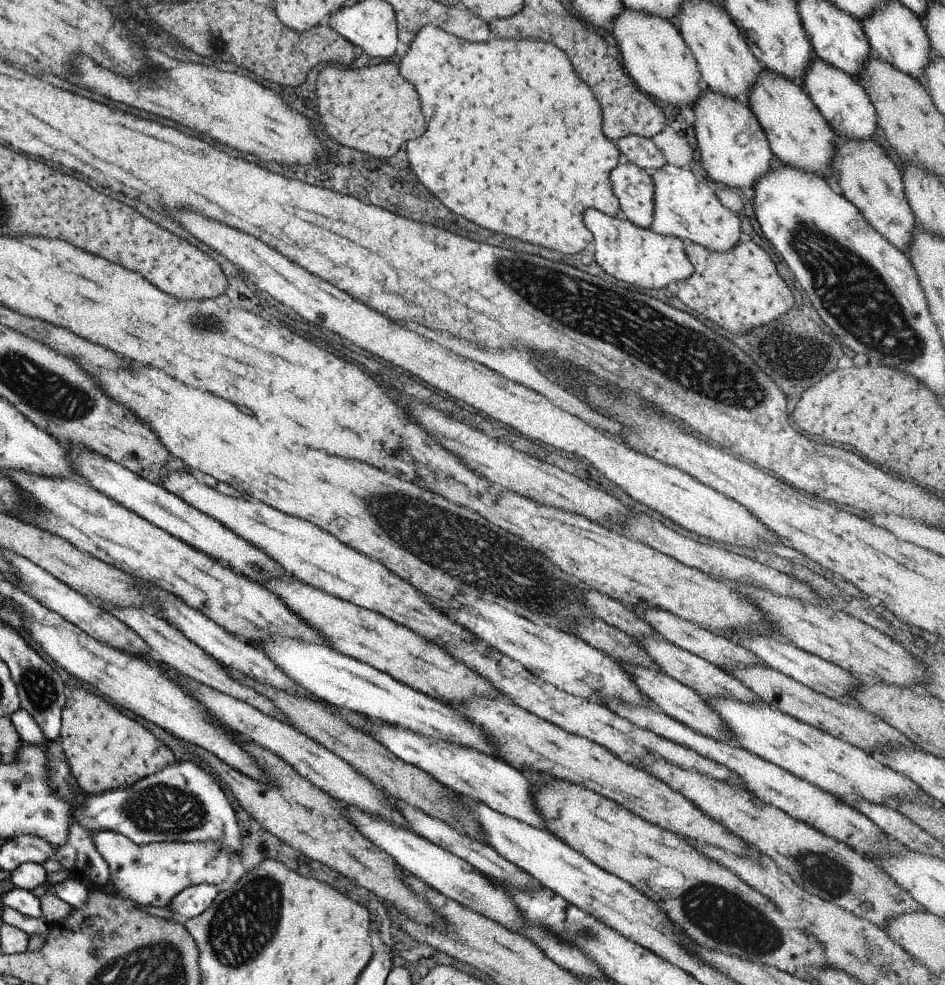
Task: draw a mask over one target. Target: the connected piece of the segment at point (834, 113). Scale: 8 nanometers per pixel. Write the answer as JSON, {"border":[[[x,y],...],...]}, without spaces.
{"border":[[[814,56],[807,65],[800,85],[836,136],[843,136],[845,139],[871,137],[876,127],[876,112],[856,78]]]}

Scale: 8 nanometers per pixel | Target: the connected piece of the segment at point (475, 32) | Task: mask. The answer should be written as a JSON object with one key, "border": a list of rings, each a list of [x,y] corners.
{"border":[[[447,6],[447,32],[463,40],[477,43],[487,40],[490,28],[463,6]]]}

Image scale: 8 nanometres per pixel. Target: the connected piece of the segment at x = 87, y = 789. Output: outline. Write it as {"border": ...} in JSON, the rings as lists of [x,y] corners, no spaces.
{"border":[[[74,688],[60,712],[60,750],[71,780],[83,794],[101,794],[127,788],[139,778],[149,776],[171,764],[175,758],[168,746],[134,719],[128,718],[102,697]]]}

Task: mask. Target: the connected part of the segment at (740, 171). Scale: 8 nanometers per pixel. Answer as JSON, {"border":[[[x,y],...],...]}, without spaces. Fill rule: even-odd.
{"border":[[[701,86],[699,96],[694,100],[691,109],[695,116],[692,131],[696,138],[697,170],[701,172],[701,176],[712,185],[721,182],[745,196],[751,194],[752,184],[769,170],[769,158],[772,155],[765,133],[751,109],[740,100],[712,91],[707,86]]]}

